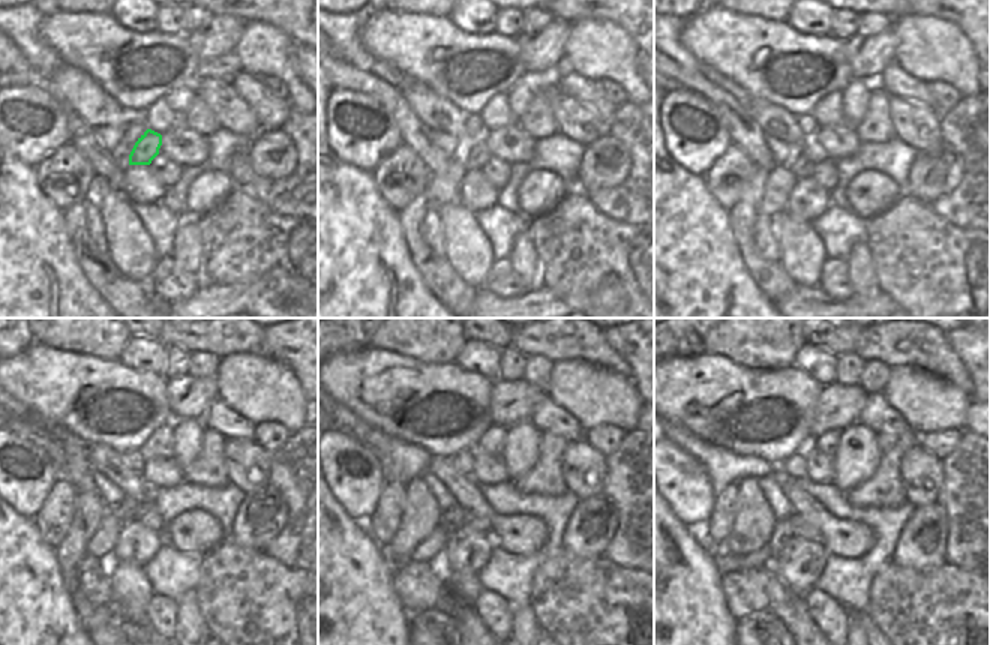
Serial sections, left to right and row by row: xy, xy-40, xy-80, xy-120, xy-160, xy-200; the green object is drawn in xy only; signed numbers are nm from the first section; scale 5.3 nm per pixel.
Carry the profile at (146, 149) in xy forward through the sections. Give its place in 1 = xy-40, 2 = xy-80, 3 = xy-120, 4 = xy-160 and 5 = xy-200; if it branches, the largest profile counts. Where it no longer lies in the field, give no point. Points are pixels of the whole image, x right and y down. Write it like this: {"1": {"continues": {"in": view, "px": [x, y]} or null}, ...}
{"1": {"continues": {"in": "xy-40", "px": [476, 155]}}, "2": {"continues": {"in": "xy-80", "px": [803, 164]}}, "3": {"continues": {"in": "xy-120", "px": [125, 510]}}, "4": {"continues": {"in": "xy-160", "px": [452, 519]}}, "5": {"continues": {"in": "xy-200", "px": [782, 533]}}}

